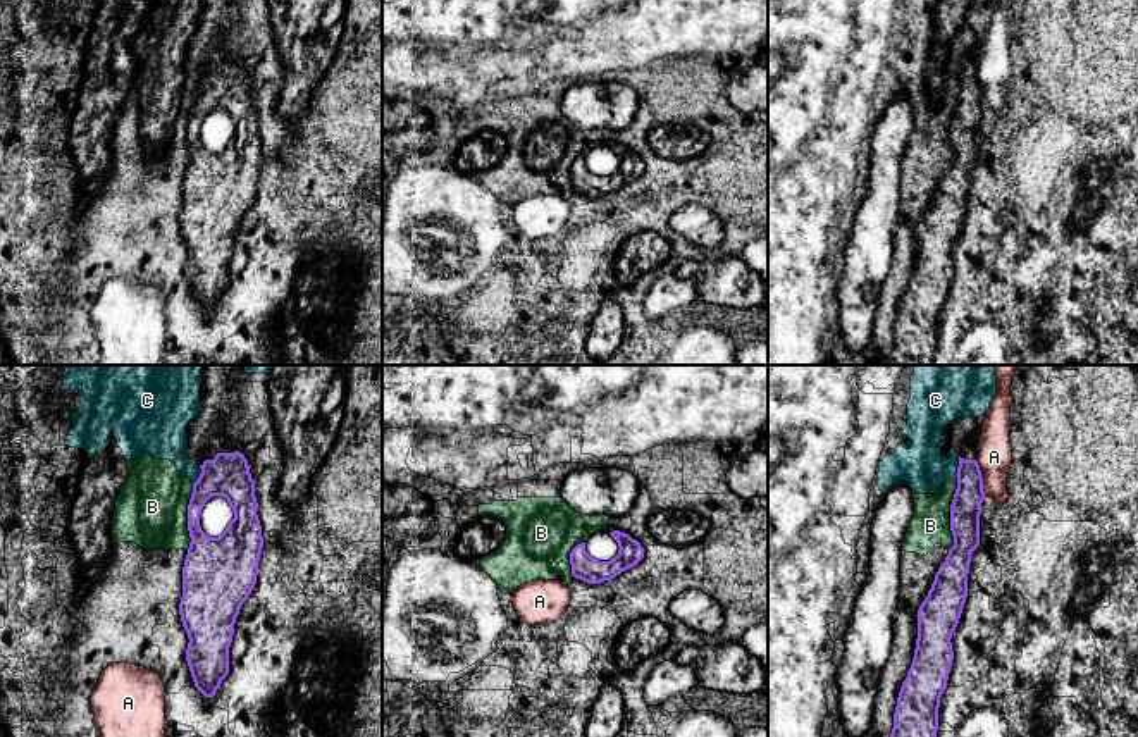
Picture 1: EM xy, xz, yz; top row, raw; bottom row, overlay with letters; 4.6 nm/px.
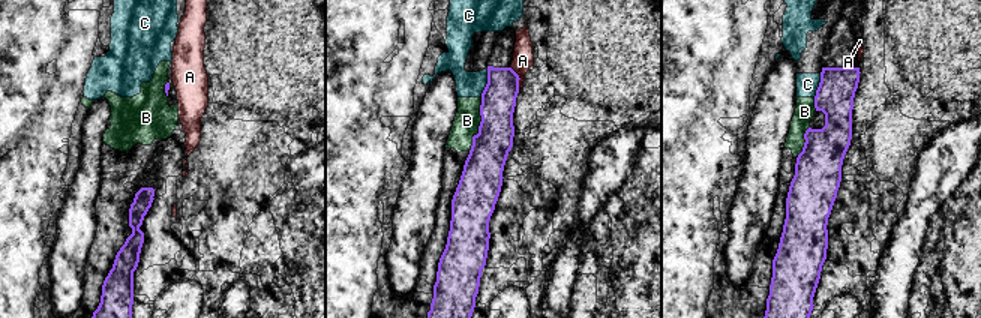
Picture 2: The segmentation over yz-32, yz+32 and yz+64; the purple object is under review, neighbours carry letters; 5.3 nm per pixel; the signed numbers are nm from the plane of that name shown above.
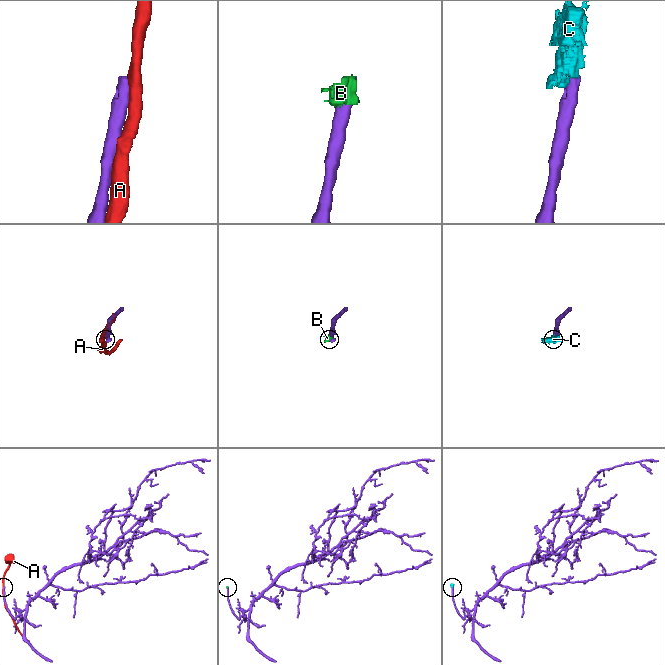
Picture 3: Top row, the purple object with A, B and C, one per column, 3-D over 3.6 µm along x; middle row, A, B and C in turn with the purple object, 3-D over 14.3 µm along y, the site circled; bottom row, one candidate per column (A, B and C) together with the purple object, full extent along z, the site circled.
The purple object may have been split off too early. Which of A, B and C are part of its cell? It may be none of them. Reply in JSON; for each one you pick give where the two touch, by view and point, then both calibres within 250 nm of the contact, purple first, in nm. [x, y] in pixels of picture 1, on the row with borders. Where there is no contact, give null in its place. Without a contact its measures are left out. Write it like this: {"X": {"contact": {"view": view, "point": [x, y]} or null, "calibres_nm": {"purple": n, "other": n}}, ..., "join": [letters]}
{"join": []}

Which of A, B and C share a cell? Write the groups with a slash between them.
A / B / C

